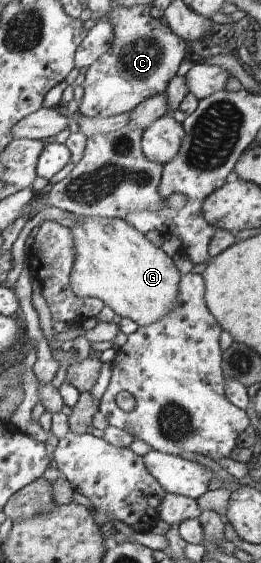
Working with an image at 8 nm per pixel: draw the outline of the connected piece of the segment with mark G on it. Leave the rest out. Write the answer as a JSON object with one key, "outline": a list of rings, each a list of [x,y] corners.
{"outline":[[[81,216],[70,228],[74,239],[74,264],[70,286],[80,298],[97,298],[117,315],[128,317],[139,326],[161,319],[178,302],[181,274],[172,257],[149,242],[125,218]]]}

